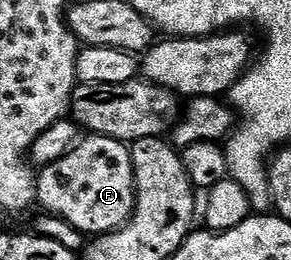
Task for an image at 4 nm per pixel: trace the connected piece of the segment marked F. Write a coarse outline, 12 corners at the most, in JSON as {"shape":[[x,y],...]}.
{"shape":[[86,135],[35,179],[36,203],[82,234],[133,216],[133,154]]}

